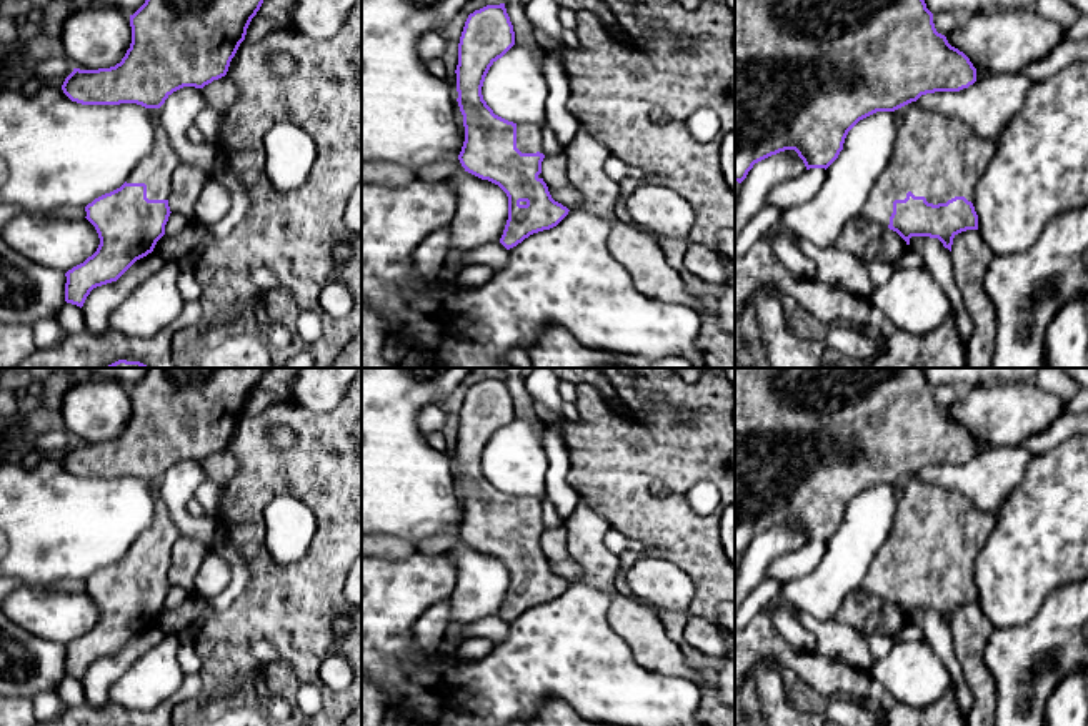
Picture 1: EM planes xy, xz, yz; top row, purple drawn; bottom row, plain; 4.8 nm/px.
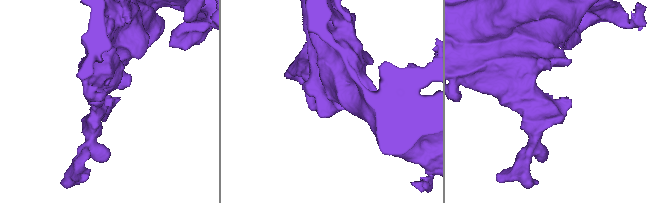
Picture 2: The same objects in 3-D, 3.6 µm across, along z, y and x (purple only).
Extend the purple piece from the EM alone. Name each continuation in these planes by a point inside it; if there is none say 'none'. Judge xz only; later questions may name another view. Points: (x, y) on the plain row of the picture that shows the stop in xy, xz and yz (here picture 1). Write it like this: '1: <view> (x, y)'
1: xz (529, 510)

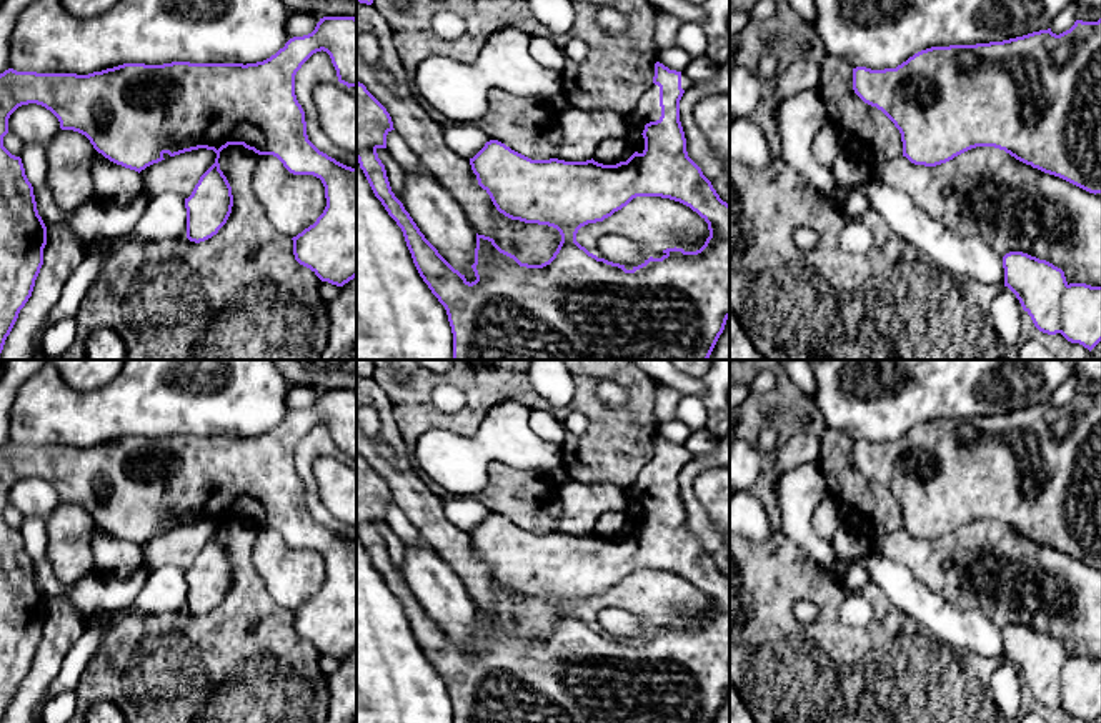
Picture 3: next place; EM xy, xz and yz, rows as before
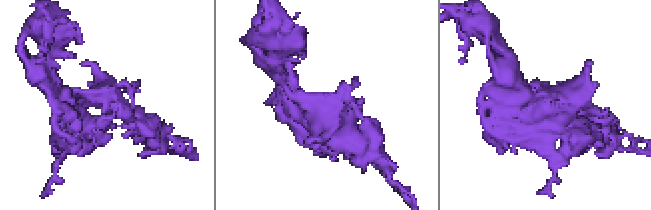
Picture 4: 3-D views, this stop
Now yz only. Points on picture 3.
none

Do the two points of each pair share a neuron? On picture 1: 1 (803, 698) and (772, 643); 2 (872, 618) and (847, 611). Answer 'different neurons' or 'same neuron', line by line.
1: different neurons
2: same neuron

